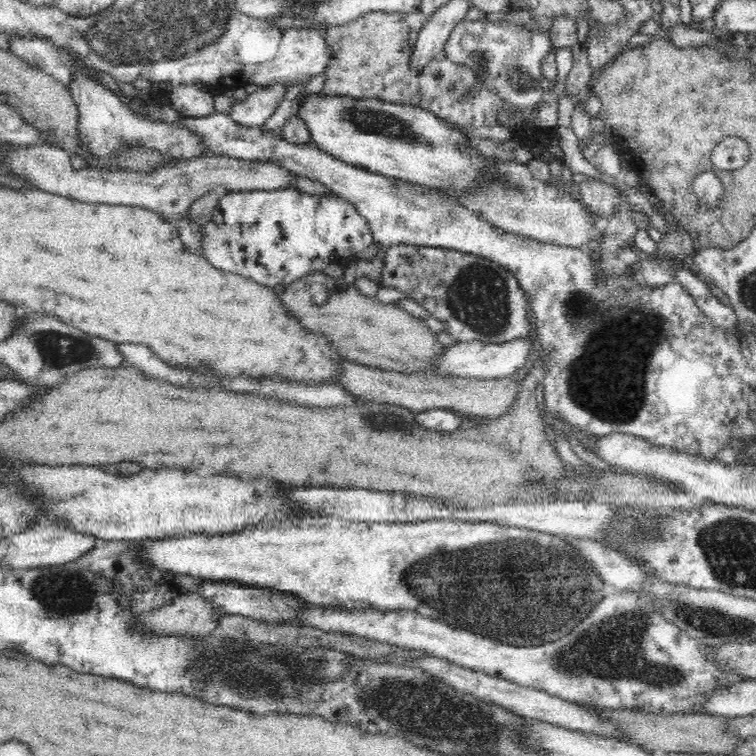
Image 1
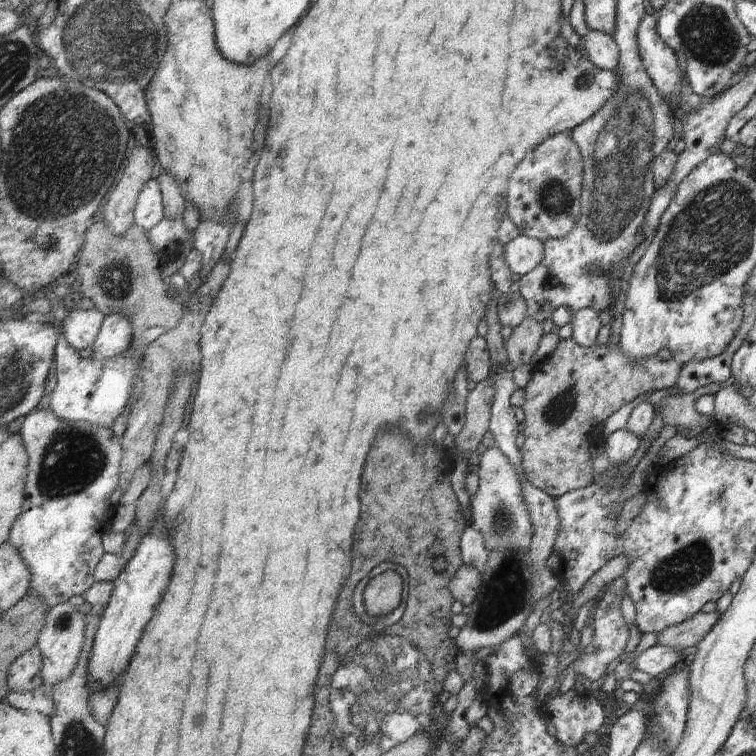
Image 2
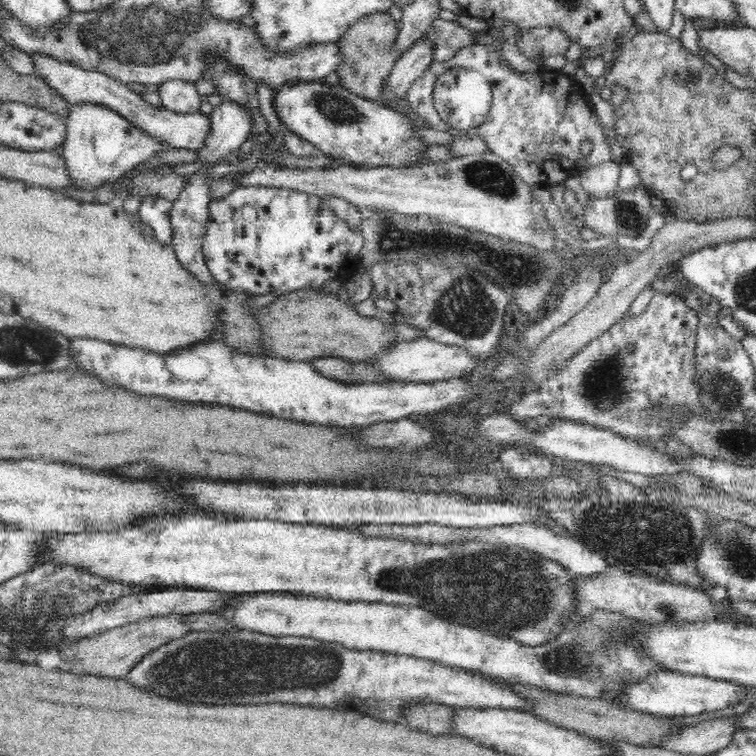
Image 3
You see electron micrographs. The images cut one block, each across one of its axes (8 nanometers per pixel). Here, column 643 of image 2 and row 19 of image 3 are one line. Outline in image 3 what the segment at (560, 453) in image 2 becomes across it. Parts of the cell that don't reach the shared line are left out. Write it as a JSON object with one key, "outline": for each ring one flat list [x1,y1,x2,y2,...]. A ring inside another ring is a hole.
{"outline":[[374,12,360,18,336,43,341,52,342,62,338,64,336,73,340,77,342,88,362,98,385,104,382,86,387,84,396,62,399,60,397,44,398,26,396,20,388,13]]}

